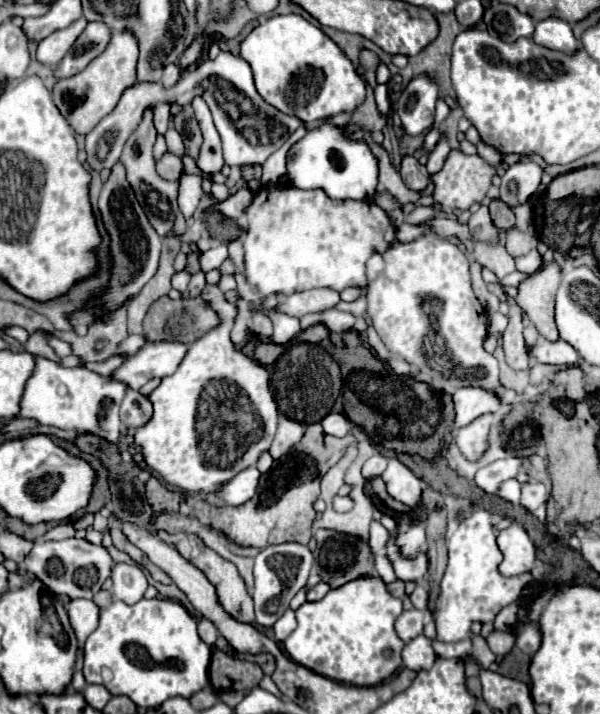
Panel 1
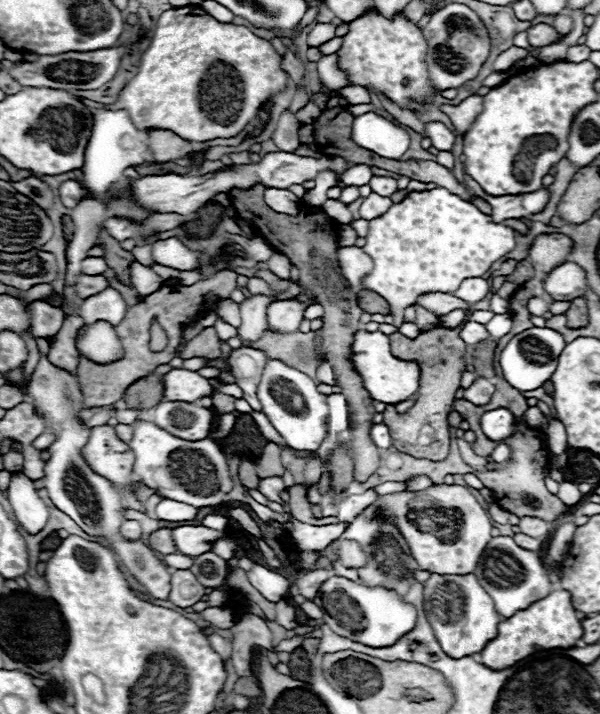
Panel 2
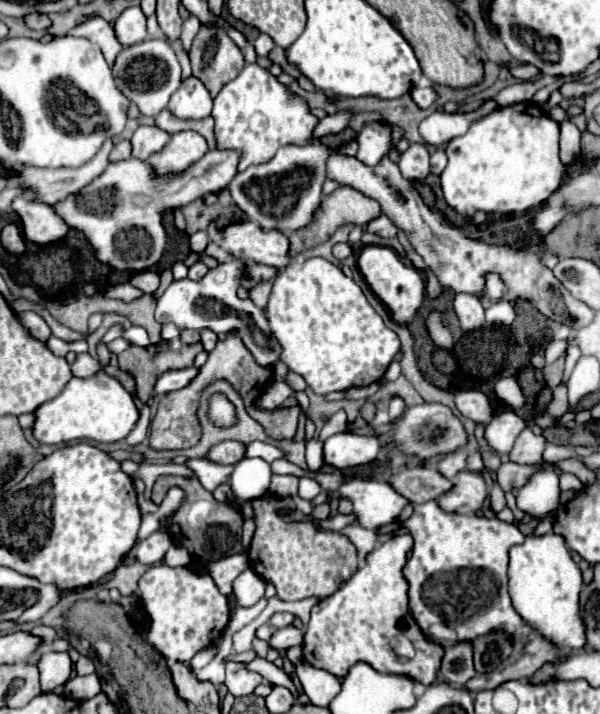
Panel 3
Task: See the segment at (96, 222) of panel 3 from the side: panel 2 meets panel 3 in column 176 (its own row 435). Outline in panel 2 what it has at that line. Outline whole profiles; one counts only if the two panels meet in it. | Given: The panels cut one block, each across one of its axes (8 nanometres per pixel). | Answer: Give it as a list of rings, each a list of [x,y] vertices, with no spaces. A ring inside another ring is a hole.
[[[160,402],[154,424],[182,440],[204,440],[210,434],[212,412],[188,402]]]

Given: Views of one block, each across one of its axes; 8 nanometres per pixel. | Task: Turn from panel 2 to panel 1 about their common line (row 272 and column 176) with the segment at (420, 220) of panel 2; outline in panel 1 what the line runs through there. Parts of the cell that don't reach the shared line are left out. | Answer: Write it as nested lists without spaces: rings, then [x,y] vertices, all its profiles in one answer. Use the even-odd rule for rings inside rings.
[[[206,284],[202,300],[218,314],[218,326],[188,346],[184,360],[172,376],[162,378],[162,384],[150,394],[154,404],[152,420],[138,428],[134,438],[142,446],[148,468],[170,484],[180,486],[184,492],[216,492],[224,480],[236,476],[236,472],[254,466],[258,456],[270,448],[278,424],[278,408],[270,392],[270,376],[262,364],[234,350],[230,330],[236,318],[236,306],[226,300],[218,286]]]

